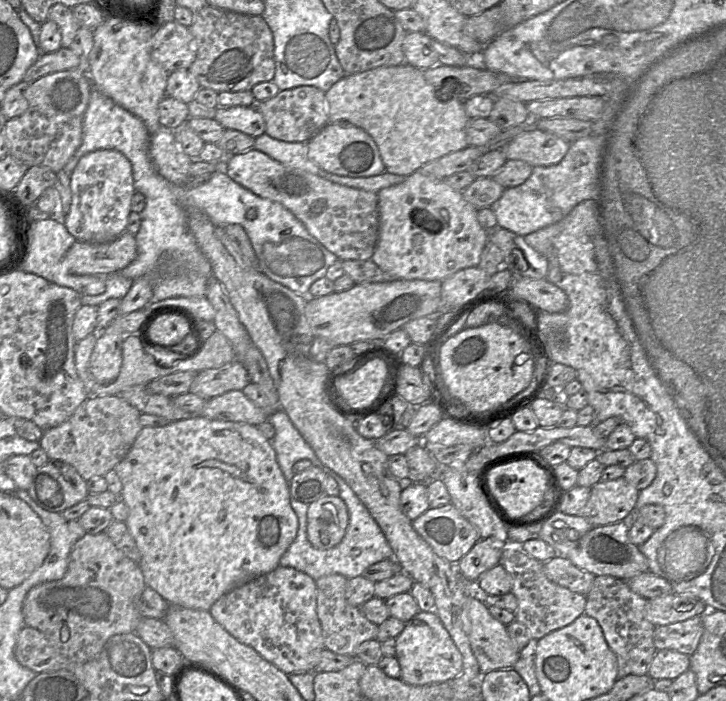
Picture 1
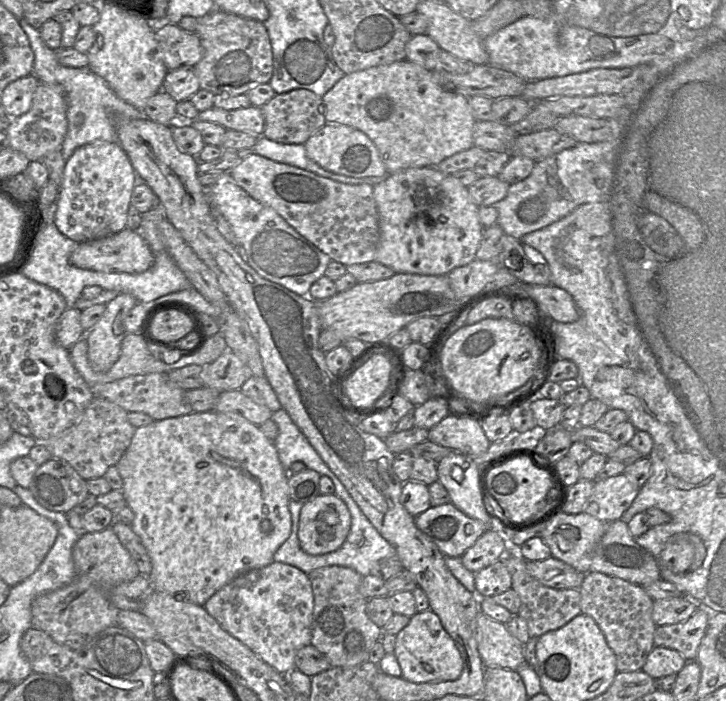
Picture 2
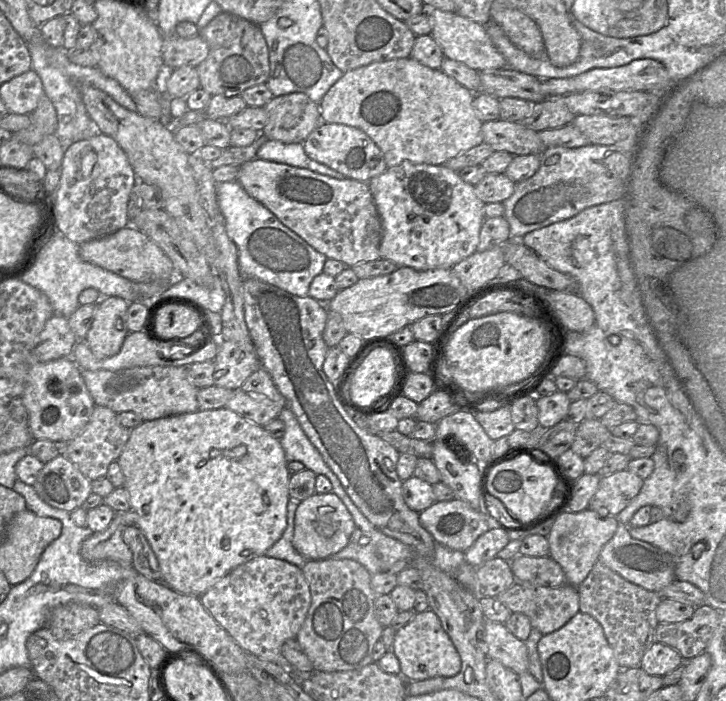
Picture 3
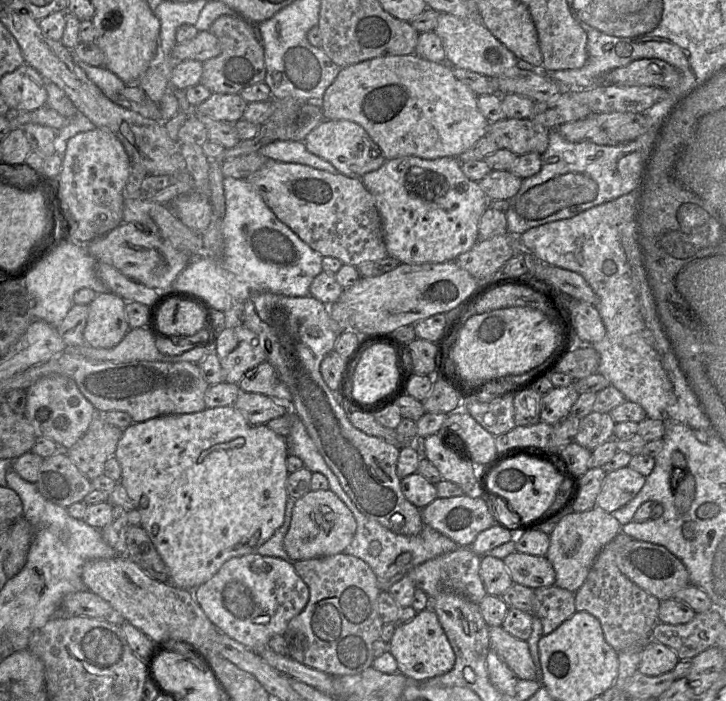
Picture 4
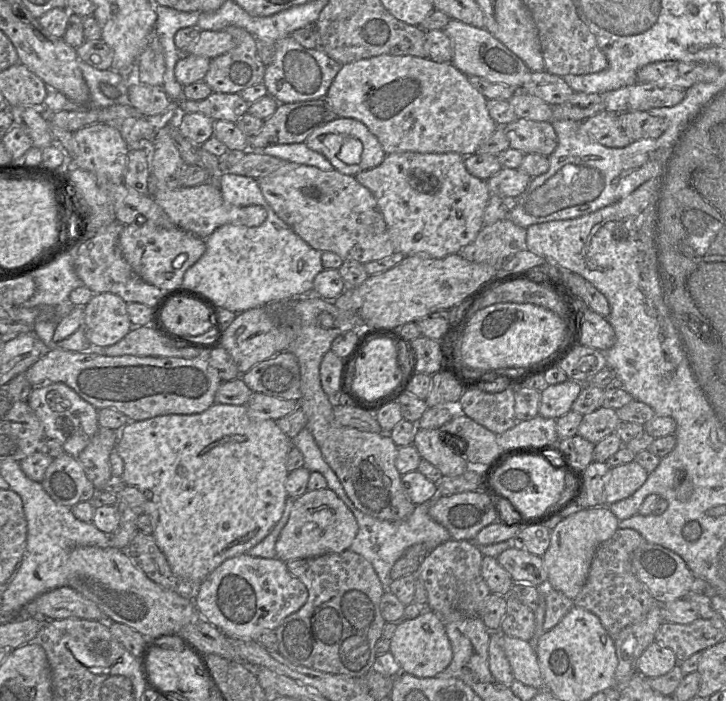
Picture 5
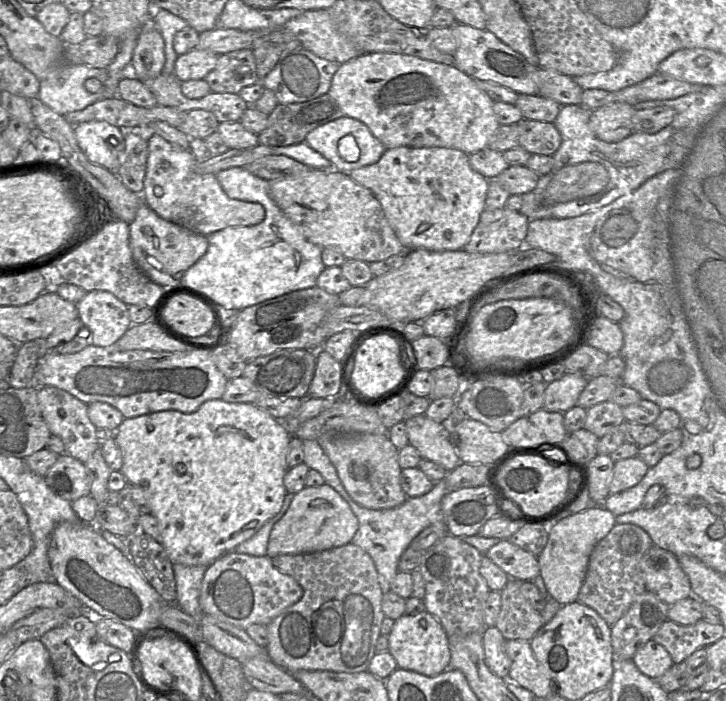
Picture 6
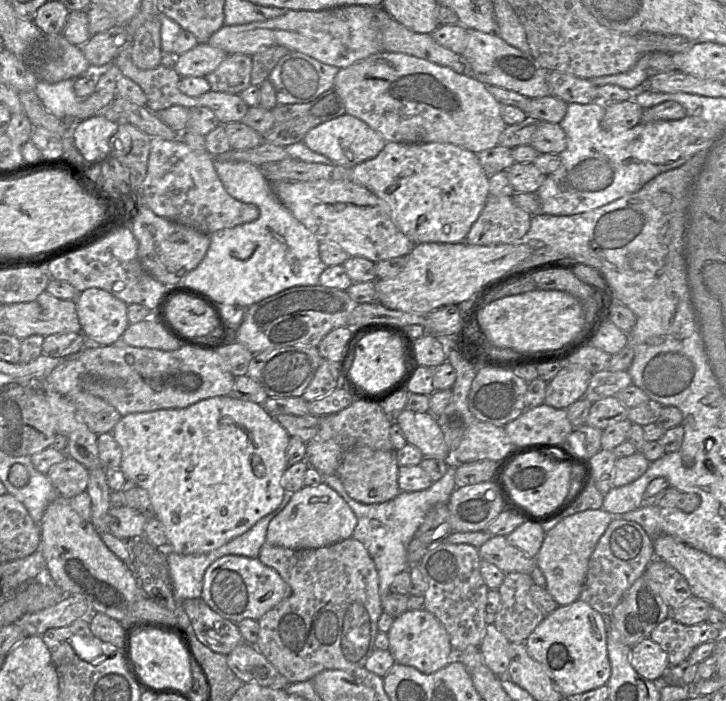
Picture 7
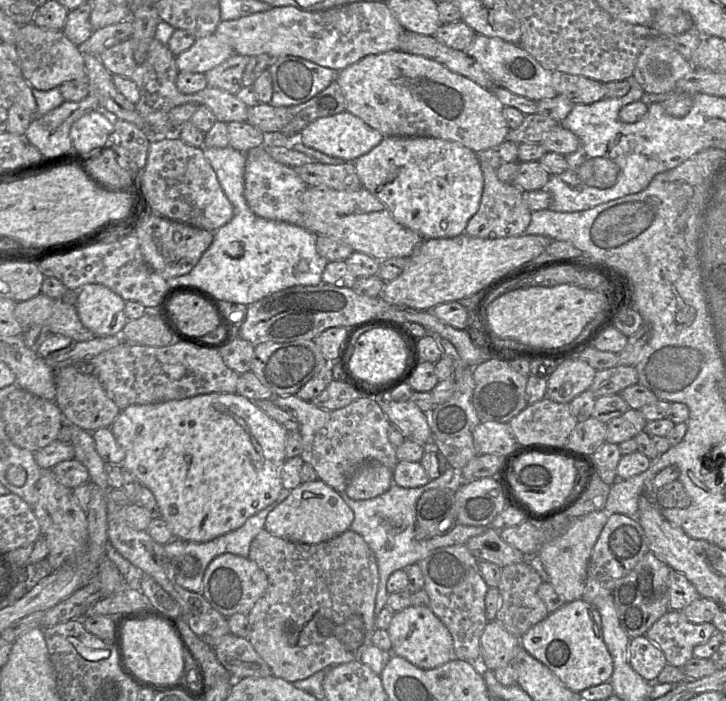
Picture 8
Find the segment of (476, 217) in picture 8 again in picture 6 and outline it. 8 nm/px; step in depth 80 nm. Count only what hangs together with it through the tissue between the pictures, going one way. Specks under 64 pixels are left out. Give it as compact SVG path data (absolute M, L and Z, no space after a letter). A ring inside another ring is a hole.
M506 206L486 210L464 246L467 252L516 252L525 245L529 219Z

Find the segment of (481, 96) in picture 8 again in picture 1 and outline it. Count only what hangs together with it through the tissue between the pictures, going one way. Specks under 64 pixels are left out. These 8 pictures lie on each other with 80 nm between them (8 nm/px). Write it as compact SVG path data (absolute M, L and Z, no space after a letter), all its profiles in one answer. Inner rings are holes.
M404 62L346 74L325 93L328 122L351 124L366 131L379 149L385 171L391 174L407 177L425 164L468 146L465 129L469 117L464 102L457 98L439 99L434 86L425 80L423 70Z

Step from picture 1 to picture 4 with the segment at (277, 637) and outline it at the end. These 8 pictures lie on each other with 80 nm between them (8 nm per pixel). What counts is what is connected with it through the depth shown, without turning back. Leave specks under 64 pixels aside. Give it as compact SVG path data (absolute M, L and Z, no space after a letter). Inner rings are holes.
M260 554L231 558L212 578L193 590L194 598L220 632L251 650L263 650L268 648L272 636L284 634L289 621L301 613L309 601L309 588L297 574L294 562Z

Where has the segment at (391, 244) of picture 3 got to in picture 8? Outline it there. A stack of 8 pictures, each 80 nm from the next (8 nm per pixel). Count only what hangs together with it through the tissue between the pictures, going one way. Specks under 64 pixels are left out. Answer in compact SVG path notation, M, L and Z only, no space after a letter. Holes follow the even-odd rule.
M385 136L383 140L368 153L360 156L354 162L356 173L359 176L362 187L371 192L378 198L389 210L392 217L401 225L417 232L423 239L431 238L451 238L465 232L465 228L469 219L477 212L483 192L484 178L478 154L466 146L442 138L434 138L429 136L417 137L400 137Z

